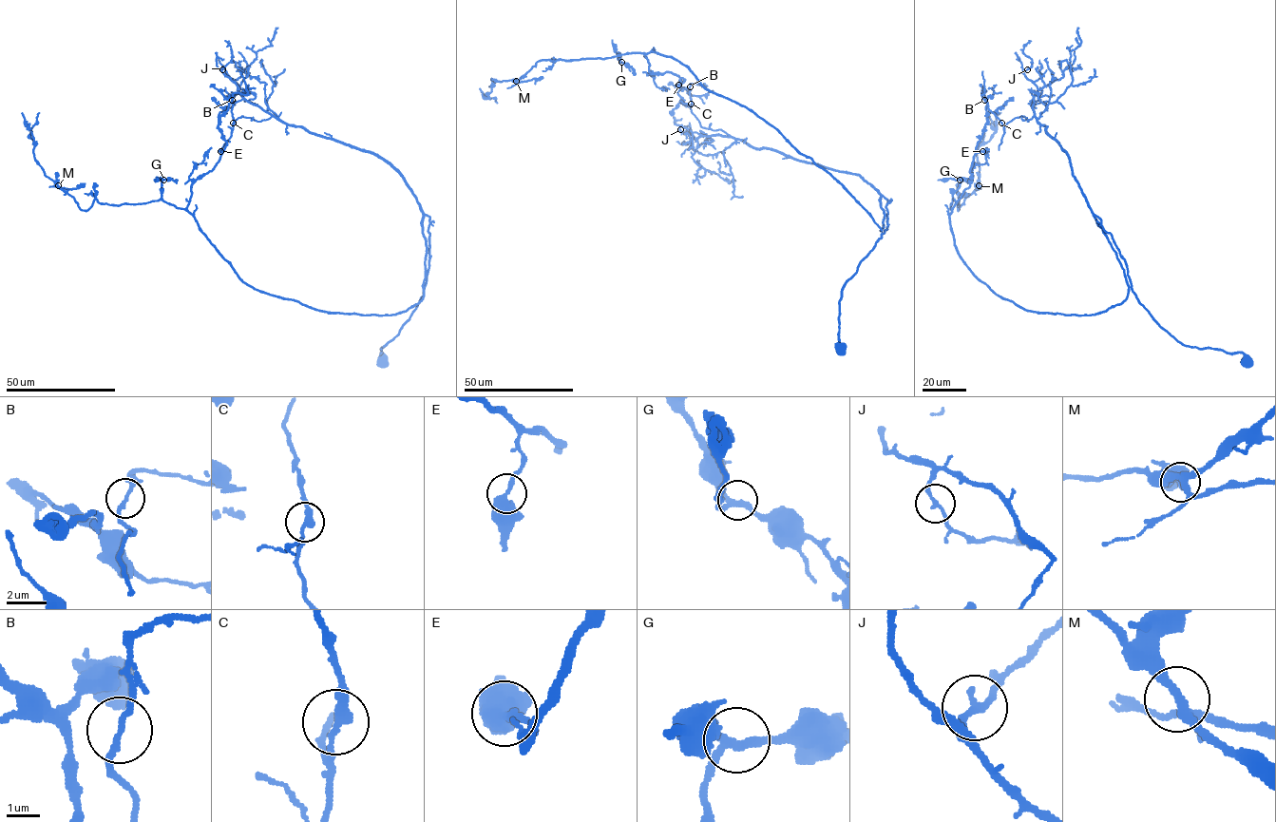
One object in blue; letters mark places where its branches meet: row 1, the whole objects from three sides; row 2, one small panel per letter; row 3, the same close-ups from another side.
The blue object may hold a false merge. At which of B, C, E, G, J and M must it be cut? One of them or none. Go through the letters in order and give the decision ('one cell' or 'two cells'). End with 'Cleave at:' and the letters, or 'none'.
B: one cell
C: one cell
E: one cell
G: one cell
J: one cell
M: one cell
Cleave at: none

